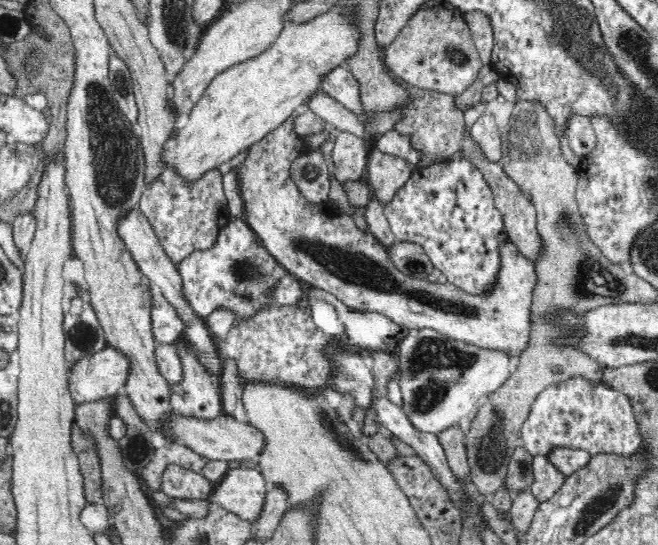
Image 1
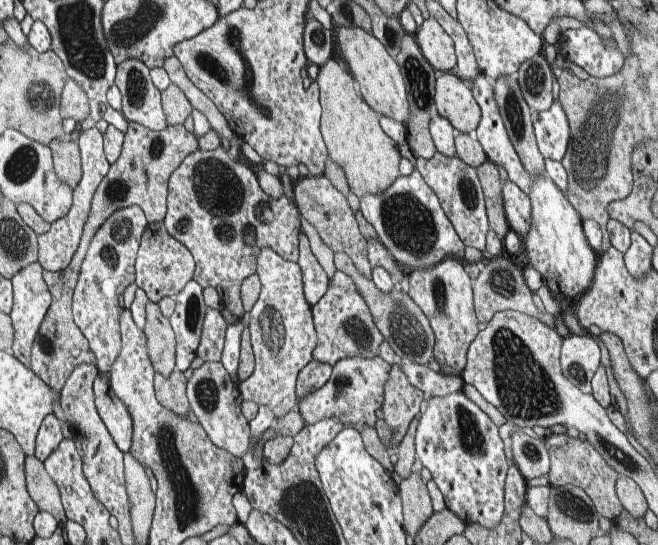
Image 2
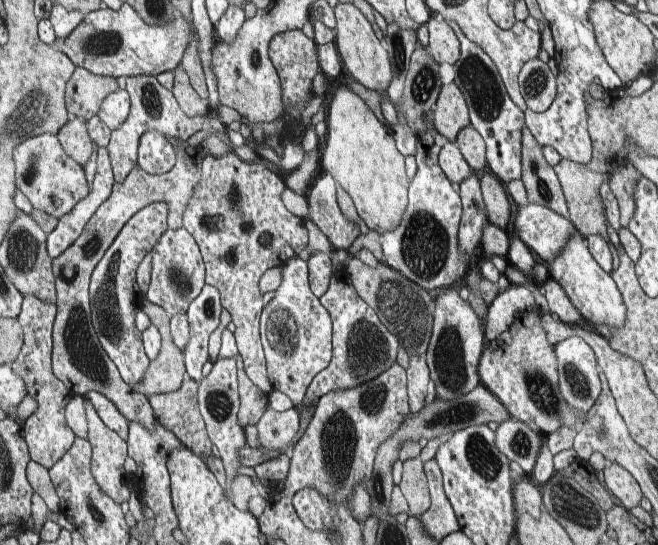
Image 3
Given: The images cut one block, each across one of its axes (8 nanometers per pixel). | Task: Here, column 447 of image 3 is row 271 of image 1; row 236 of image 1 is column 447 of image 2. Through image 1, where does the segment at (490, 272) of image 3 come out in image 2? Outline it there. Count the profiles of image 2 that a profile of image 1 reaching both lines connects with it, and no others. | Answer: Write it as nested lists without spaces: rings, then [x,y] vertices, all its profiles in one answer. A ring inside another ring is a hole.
[[[418,170],[409,176],[400,176],[394,184],[380,194],[366,194],[360,199],[360,212],[372,224],[377,240],[392,254],[396,262],[408,268],[431,268],[442,260],[458,256],[465,259],[464,247],[437,194]]]

